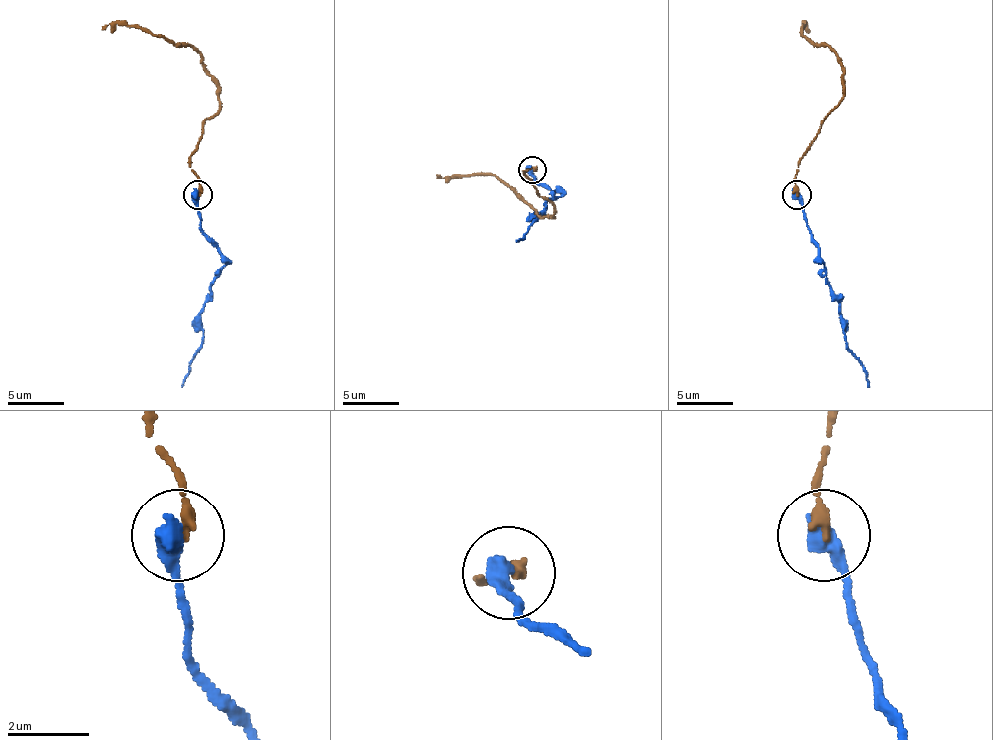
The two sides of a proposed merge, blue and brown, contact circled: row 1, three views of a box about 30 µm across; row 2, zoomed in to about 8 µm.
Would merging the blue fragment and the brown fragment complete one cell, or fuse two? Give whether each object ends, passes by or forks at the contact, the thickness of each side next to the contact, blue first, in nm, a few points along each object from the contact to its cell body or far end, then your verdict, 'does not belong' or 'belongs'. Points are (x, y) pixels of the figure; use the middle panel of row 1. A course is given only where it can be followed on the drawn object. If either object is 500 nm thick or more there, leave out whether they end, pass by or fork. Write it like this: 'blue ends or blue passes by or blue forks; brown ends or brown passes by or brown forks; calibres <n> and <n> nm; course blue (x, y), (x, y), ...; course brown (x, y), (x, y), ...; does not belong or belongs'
calibres 550 and 260 nm; course blue (531, 168), (537, 183), (560, 197), (551, 197), (534, 214), (534, 220), (517, 242); course brown (534, 168), (523, 171), (554, 209), (551, 217), (543, 217), (492, 174), (457, 177), (437, 174); does not belong

